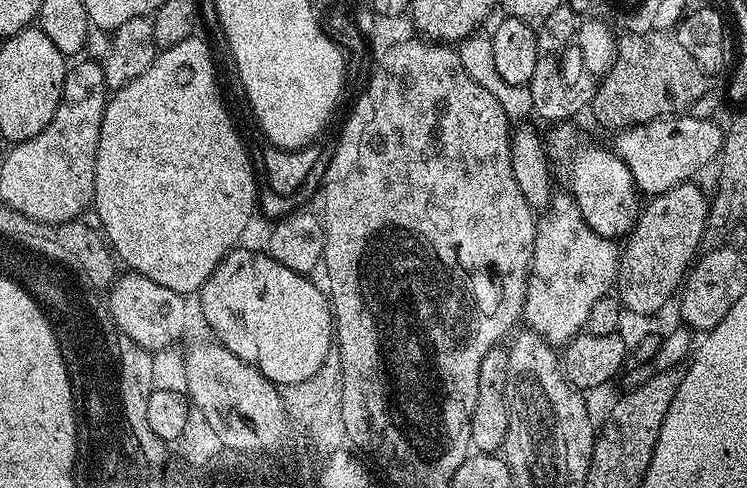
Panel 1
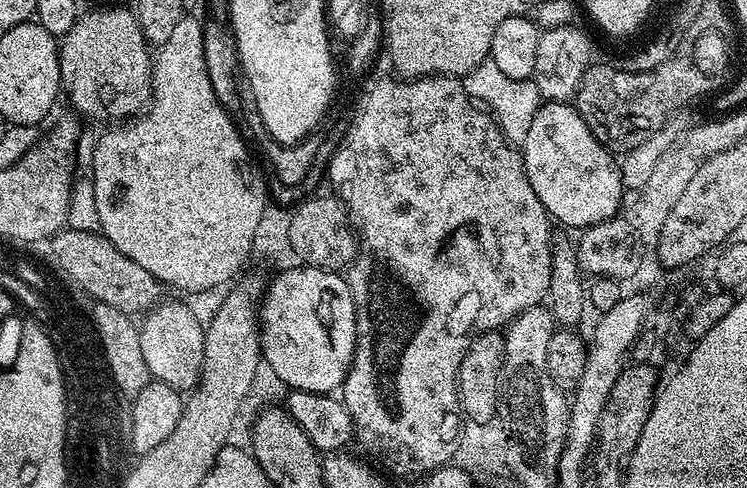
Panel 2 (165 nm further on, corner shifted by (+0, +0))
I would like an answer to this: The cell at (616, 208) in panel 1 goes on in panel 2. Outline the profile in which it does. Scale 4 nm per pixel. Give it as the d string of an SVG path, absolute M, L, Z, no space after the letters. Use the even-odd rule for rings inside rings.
M541 103L540 109L534 114L534 123L526 133L522 155L526 178L530 178L530 186L534 186L538 202L542 202L549 217L557 225L565 224L568 228L576 228L575 230L593 228L595 224L613 219L621 211L625 186L617 157L602 142L598 142L598 138L594 138L590 126L586 126L582 114L571 103Z

